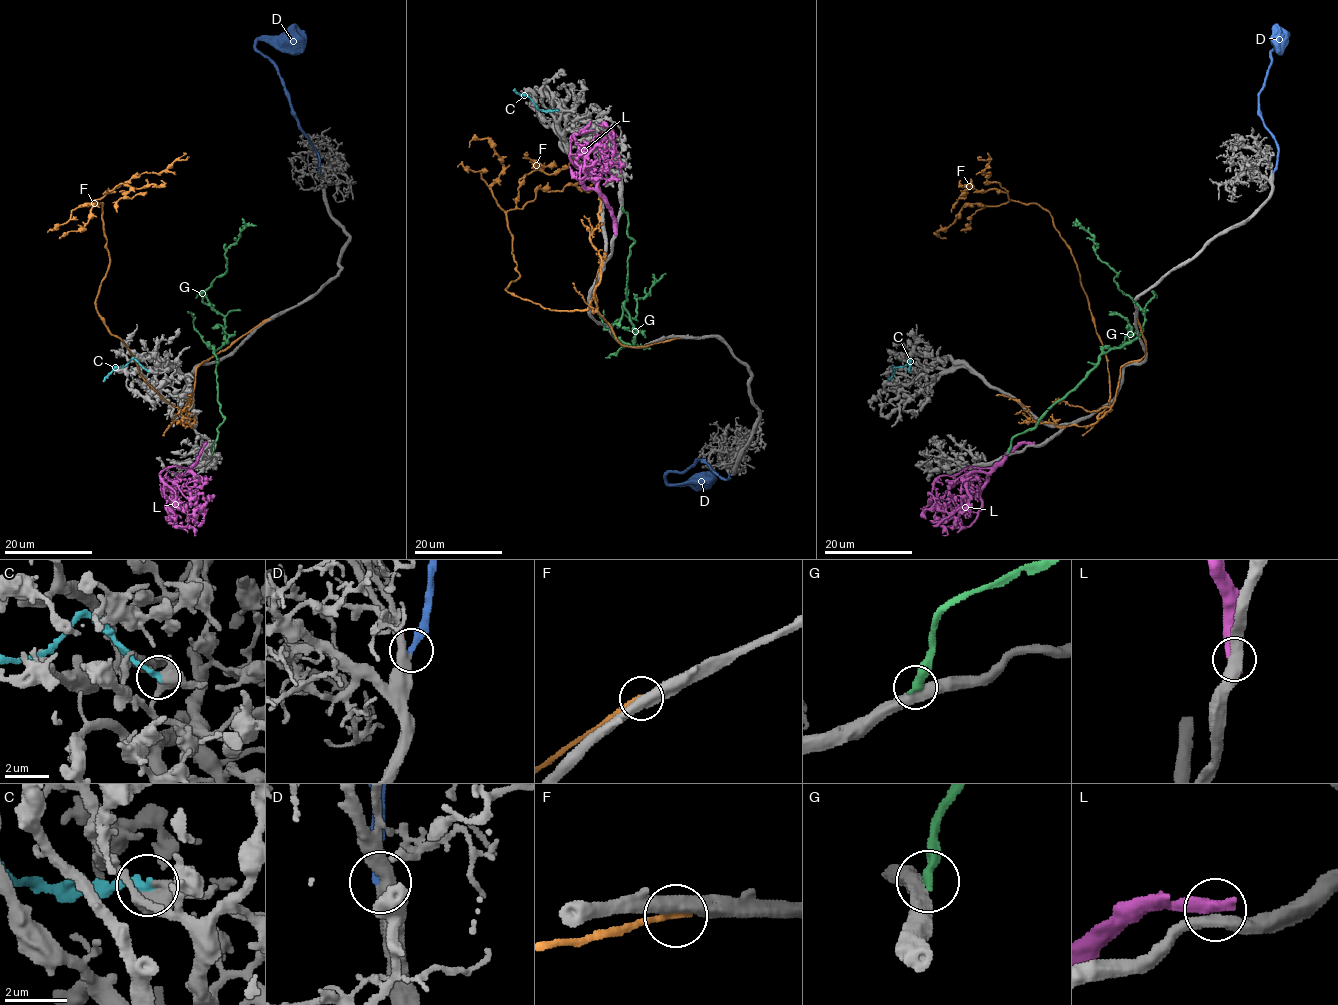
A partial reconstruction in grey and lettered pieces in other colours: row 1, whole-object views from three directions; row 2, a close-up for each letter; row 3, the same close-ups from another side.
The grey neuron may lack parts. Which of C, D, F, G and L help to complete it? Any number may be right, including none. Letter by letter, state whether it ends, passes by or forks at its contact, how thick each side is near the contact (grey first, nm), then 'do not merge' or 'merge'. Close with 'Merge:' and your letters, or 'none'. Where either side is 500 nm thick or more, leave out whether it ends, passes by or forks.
C: it ends | 400/280 nm | do not merge
D: it ends | 420/320 nm | merge
F: it ends | 480/240 nm | do not merge
G: it ends | 480/340 nm | do not merge
L: 440/550 nm | do not merge
Merge: D

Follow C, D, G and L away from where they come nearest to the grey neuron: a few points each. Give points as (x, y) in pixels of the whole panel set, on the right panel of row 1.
C: (909, 370), (909, 358), (905, 365), (895, 367), (888, 381)
D: (1274, 172), (1278, 148), (1259, 113), (1258, 93), (1270, 64), (1270, 52), (1282, 40), (1278, 37)
G: (1008, 453), (1010, 442), (1065, 398), (1103, 353), (1134, 340), (1144, 320), (1091, 235), (1072, 225)
L: (1032, 444), (1015, 445), (988, 472), (967, 477), (968, 504), (957, 511), (927, 509), (925, 518)

